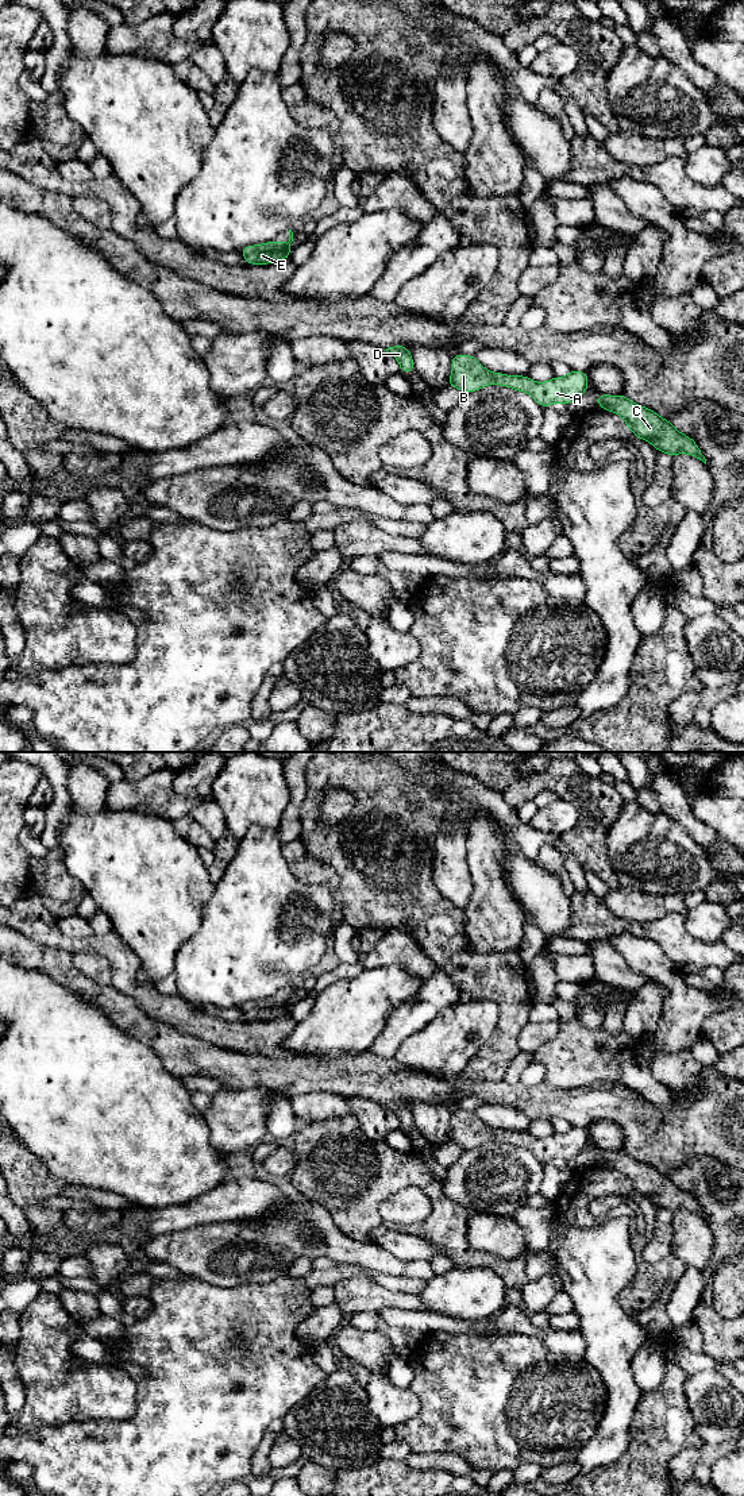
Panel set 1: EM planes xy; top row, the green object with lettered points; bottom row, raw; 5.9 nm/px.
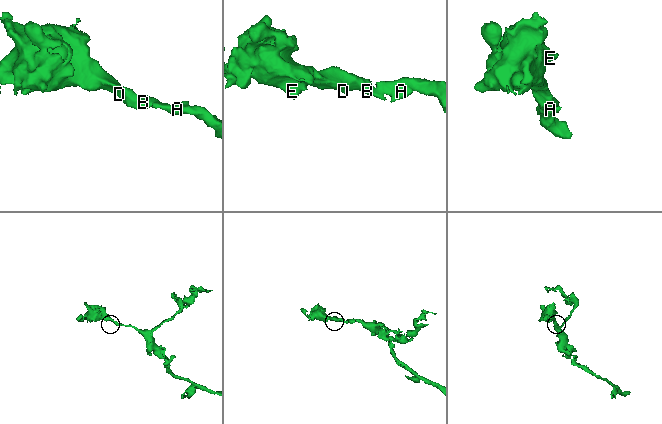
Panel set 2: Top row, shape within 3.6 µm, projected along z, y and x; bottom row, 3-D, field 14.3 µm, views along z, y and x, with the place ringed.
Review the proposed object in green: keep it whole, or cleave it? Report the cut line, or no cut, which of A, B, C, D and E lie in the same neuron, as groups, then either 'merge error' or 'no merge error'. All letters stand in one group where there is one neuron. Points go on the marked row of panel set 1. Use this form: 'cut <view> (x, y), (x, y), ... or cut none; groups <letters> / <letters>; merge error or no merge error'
cut none; groups A B C D E; no merge error

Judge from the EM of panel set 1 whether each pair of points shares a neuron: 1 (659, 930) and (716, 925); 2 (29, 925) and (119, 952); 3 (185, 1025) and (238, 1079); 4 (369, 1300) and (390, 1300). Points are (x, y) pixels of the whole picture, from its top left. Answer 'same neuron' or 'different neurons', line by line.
1: different neurons
2: same neuron
3: different neurons
4: same neuron

